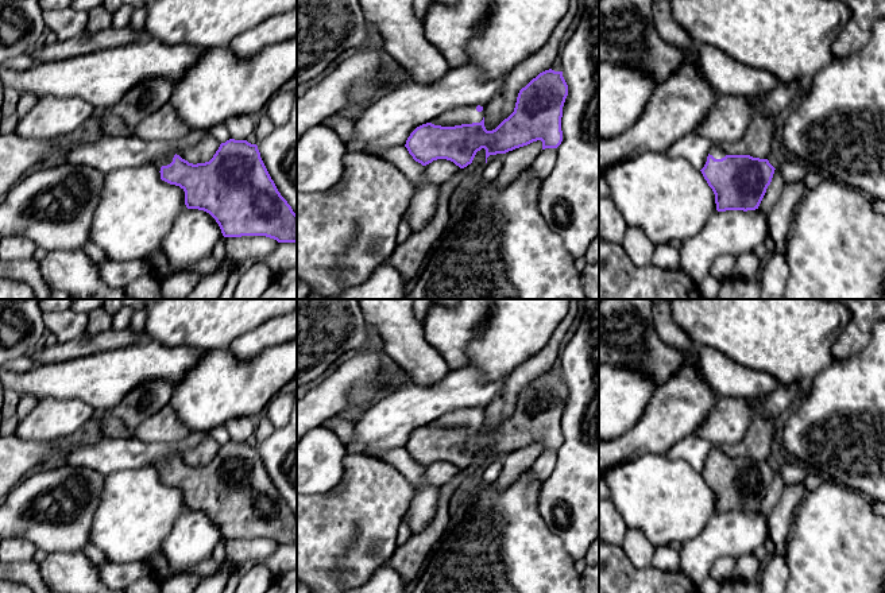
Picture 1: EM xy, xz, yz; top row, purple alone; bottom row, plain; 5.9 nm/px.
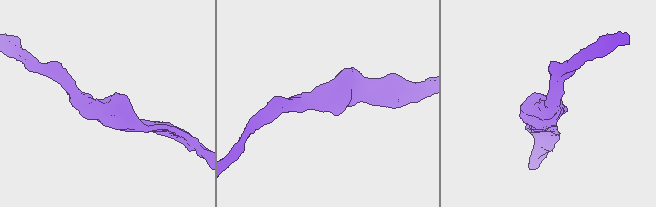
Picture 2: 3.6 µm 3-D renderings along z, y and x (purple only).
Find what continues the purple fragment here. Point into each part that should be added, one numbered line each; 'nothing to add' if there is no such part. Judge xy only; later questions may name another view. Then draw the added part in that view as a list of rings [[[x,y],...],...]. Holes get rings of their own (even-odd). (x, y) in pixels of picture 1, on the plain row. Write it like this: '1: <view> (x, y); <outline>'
1: xy (166, 461); [[[171,454],[169,457],[165,457],[165,458],[159,460],[159,461],[154,462],[151,465],[151,468],[156,469],[161,473],[162,468],[167,468],[167,466],[170,466],[173,464],[174,457],[175,457],[174,454]]]

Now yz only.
1: yz (717, 453); [[[714,445],[711,451],[710,451],[710,457],[712,457],[715,461],[722,461],[727,456],[724,454],[724,451],[720,449],[719,445]]]

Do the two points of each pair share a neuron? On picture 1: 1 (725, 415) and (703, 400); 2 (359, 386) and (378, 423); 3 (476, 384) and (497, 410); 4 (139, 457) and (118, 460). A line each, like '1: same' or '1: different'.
1: different
2: different
3: different
4: same

